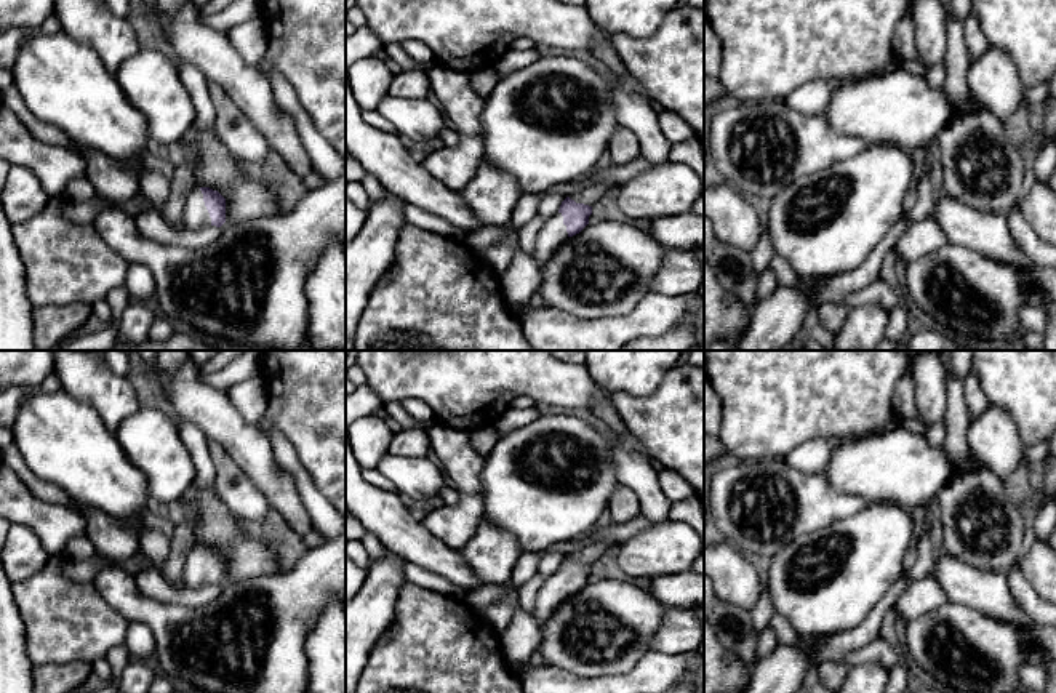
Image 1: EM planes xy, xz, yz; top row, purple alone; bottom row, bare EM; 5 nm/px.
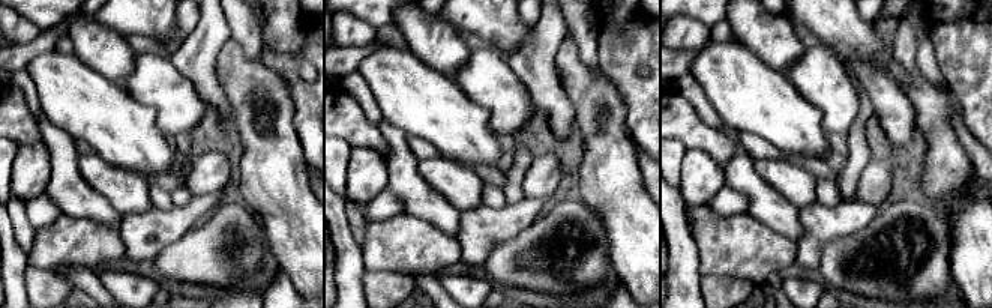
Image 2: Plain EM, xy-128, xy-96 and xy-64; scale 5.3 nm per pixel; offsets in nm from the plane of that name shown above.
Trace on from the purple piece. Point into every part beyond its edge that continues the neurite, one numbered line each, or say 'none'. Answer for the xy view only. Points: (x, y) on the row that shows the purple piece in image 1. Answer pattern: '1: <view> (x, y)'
1: xy (196, 215)

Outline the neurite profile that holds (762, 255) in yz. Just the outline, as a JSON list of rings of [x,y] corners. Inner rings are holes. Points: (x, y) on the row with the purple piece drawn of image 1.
[[[762,226],[757,246],[750,251],[750,261],[754,264],[757,277],[770,267],[770,262],[774,256],[774,248],[768,232],[768,226]]]

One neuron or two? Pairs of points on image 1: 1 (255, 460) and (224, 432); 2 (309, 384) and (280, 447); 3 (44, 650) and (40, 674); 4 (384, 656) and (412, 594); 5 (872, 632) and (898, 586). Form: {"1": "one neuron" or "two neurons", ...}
{"1": "one neuron", "2": "two neurons", "3": "two neurons", "4": "one neuron", "5": "one neuron"}

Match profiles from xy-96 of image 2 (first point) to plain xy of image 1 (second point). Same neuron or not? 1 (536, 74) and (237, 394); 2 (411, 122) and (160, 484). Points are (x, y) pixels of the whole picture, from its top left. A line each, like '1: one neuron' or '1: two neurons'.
1: two neurons
2: two neurons

